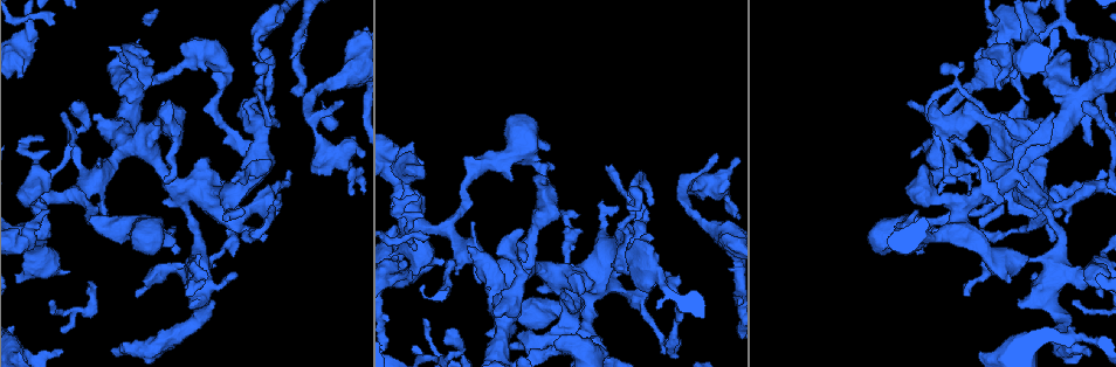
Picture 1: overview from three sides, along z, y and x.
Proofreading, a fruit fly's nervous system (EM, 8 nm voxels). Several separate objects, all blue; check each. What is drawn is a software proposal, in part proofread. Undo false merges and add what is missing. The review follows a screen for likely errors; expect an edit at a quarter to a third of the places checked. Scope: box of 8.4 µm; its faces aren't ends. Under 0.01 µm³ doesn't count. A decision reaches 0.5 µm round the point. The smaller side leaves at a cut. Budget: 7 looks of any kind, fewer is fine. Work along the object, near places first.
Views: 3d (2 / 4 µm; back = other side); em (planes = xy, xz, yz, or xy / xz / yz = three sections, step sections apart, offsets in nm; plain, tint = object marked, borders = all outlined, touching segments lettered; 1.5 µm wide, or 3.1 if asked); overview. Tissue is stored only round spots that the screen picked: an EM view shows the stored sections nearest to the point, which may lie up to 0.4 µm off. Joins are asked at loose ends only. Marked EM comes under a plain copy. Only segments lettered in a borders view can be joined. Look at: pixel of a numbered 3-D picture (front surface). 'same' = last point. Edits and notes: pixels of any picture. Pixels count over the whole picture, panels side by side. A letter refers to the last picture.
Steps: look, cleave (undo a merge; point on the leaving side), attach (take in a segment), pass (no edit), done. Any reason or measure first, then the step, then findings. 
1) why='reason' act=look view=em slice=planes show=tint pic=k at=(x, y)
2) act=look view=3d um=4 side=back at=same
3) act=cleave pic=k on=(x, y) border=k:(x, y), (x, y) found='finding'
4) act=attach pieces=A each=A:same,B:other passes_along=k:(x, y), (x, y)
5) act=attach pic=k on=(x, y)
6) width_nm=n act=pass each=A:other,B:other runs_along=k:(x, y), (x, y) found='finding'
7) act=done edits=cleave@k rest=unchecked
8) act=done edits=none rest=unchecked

why='an open end' act=look view=3d um=4 pic=1 at=(1047, 162)

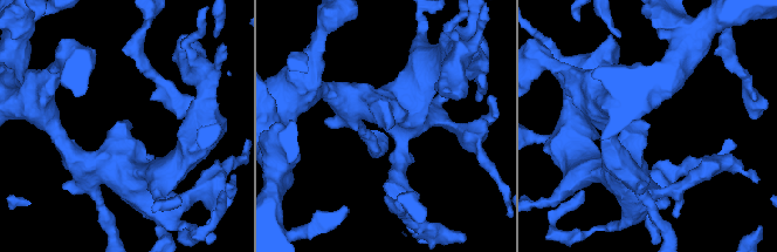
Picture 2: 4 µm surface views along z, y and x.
why='now the EM' act=look view=em slice=xz step=4 show=borders pic=2 at=(127, 124)

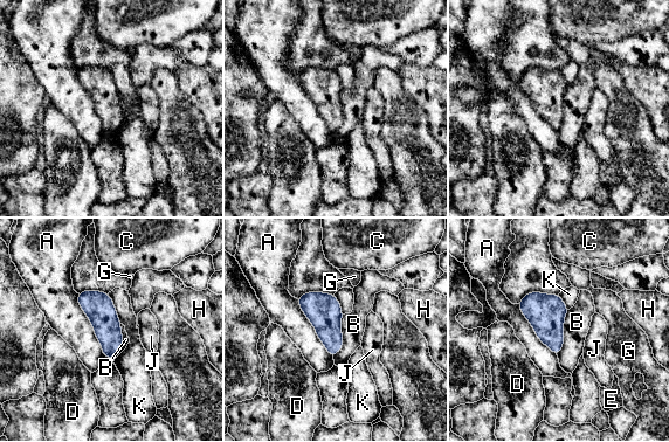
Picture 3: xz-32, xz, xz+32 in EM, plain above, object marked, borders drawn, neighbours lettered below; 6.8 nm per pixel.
act=look view=em slice=planes show=borders at=same

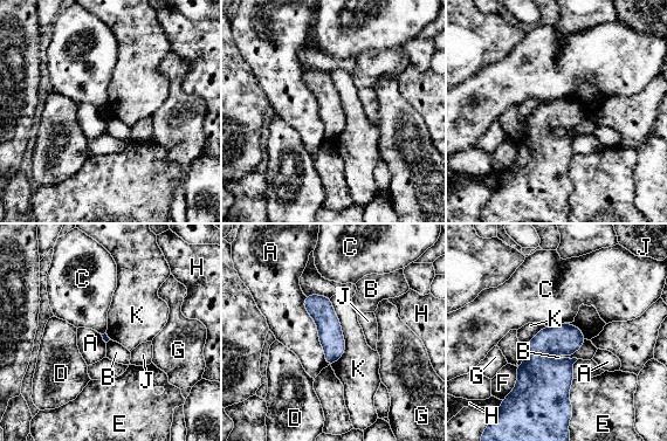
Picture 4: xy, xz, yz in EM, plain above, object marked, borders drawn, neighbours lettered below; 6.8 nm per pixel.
longest_contact=A:500nm act=pass each=A:other,B:other,C:other,D:other,E:other,F:other,G:other,H:other,J:other,K:other found='no lettered segment goes on from it'

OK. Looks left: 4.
why='narrows sharply' act=look view=3d um=2 pic=1 at=(1016, 231)

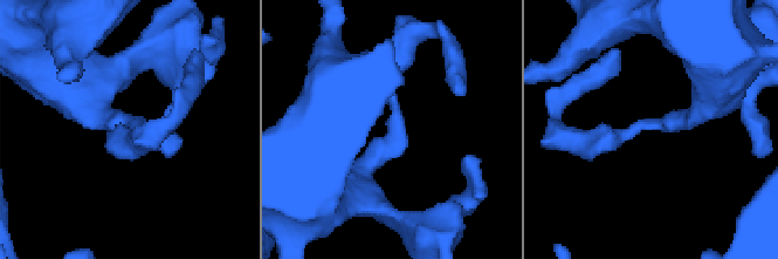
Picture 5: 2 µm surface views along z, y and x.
arm_widths_nm=200,420 act=look view=em slice=planes show=tint pic=5 at=(127, 121)

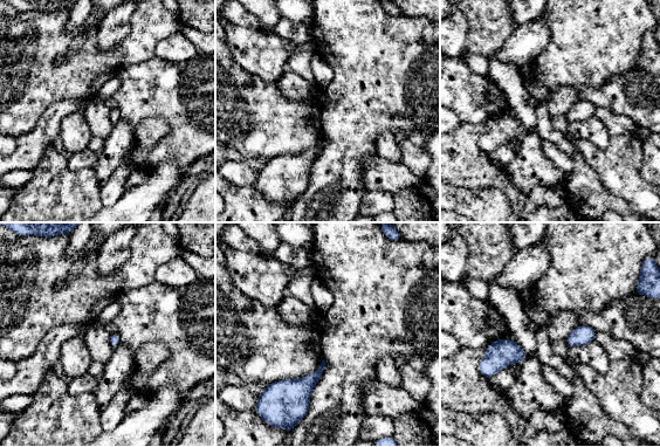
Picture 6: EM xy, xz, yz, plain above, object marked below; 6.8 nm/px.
act=look view=em slice=planes show=borders at=same

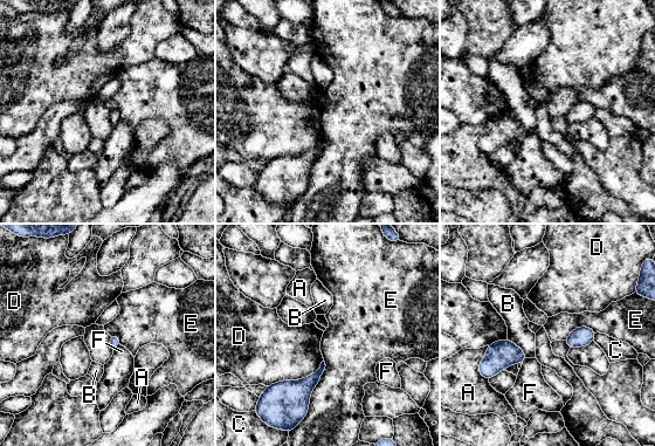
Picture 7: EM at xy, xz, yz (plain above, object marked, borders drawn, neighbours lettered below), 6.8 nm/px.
act=pass each=A:other,B:other,C:other,D:other,E:other,F:other border=7:(324, 361), (309, 410), (289, 433) found='all the same neuron'

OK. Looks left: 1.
why='tapers out' act=look view=em slice=planes show=borders pic=1 at=(145, 90)

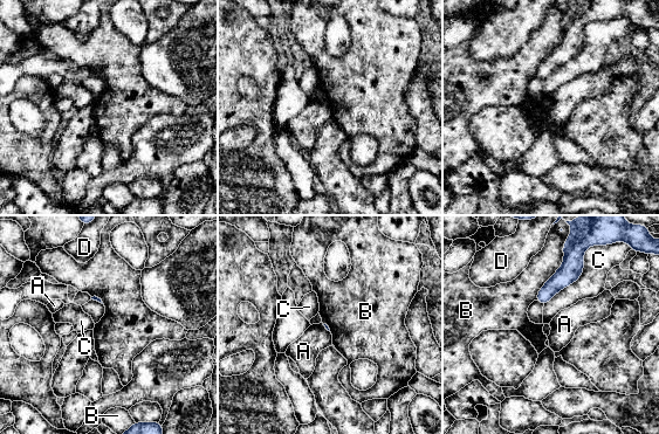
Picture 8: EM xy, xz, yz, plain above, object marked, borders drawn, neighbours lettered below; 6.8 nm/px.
act=pass each=A:other,B:other,C:other,D:other border=8:(563, 247), (562, 264), (535, 300) found='none of them fits'

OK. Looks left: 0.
act=done edits=none rest=unchecked

